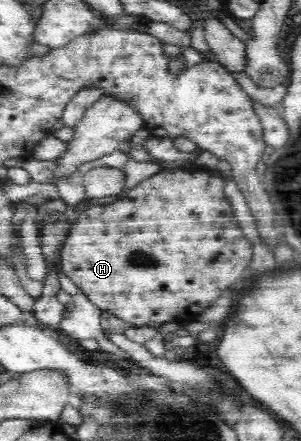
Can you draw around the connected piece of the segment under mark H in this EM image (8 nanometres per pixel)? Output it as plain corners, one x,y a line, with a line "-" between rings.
187,167
162,168
156,175
152,175
149,179
142,181
140,185
134,187
127,196
123,198
111,198
105,201
89,201
88,207
80,214
73,216
74,223
68,241
62,251
62,267
61,271
70,278
76,285
79,285
92,303
95,303
101,310
109,312
113,316
133,324
134,326
160,326
165,322
181,322
195,320
196,317
204,311
204,307
208,307
212,303
212,299
220,297
222,292
236,283
242,277
244,270
252,263
254,257
254,245
250,243
250,239
246,239
244,231
238,223
238,219
234,217
234,209
230,199
224,193
223,177
212,177
204,171
198,173
188,173

